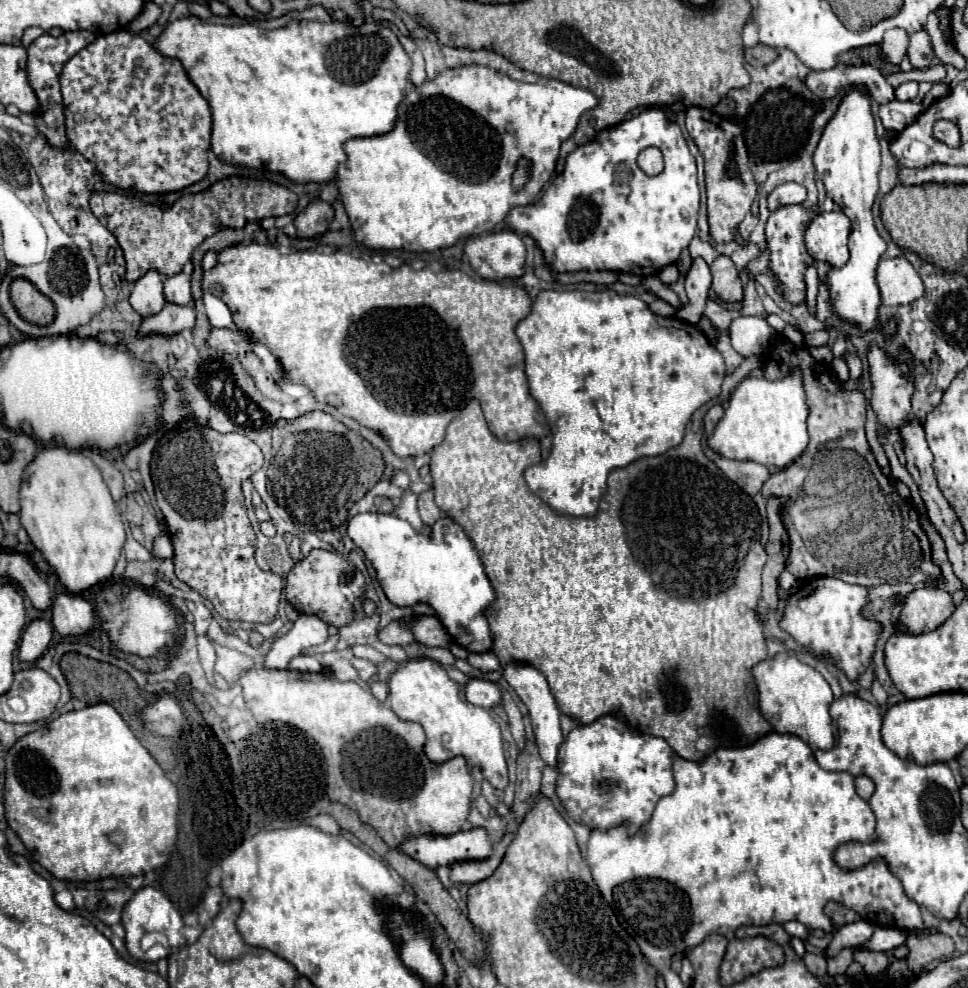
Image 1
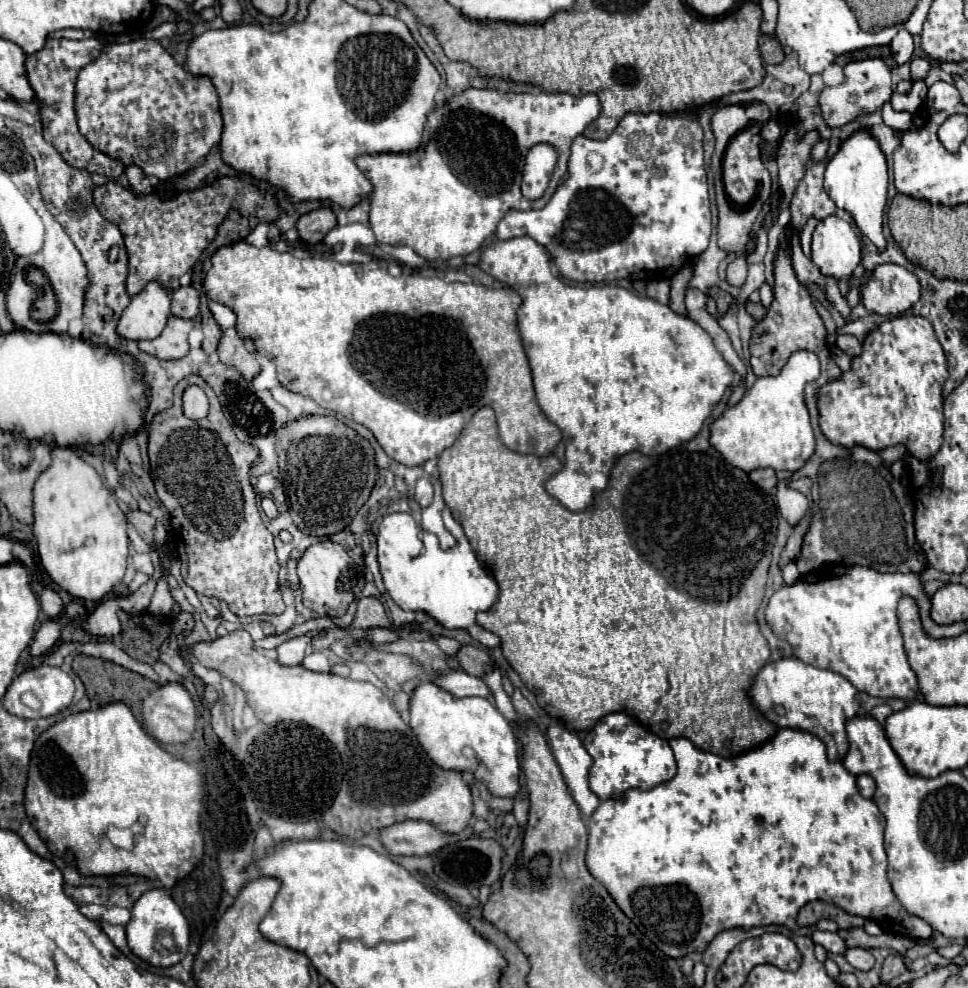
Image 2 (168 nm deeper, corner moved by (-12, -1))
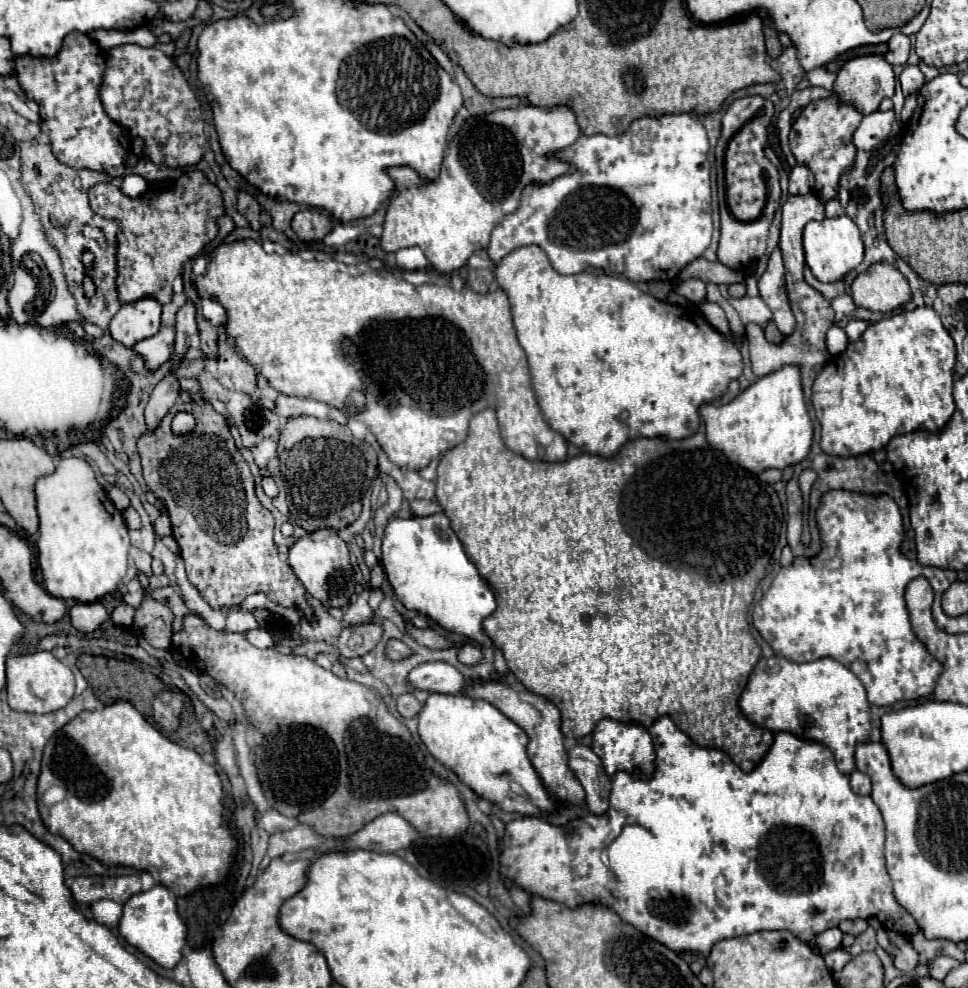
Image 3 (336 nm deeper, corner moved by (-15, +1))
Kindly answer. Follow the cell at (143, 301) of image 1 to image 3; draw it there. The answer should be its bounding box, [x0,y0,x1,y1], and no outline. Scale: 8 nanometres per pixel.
[109,297,163,347]

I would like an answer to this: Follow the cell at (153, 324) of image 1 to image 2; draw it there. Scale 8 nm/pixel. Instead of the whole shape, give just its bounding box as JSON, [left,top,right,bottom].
[138,317,194,359]

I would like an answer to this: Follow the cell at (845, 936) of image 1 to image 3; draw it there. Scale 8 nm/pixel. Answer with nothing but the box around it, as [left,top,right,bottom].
[811,929,843,955]

